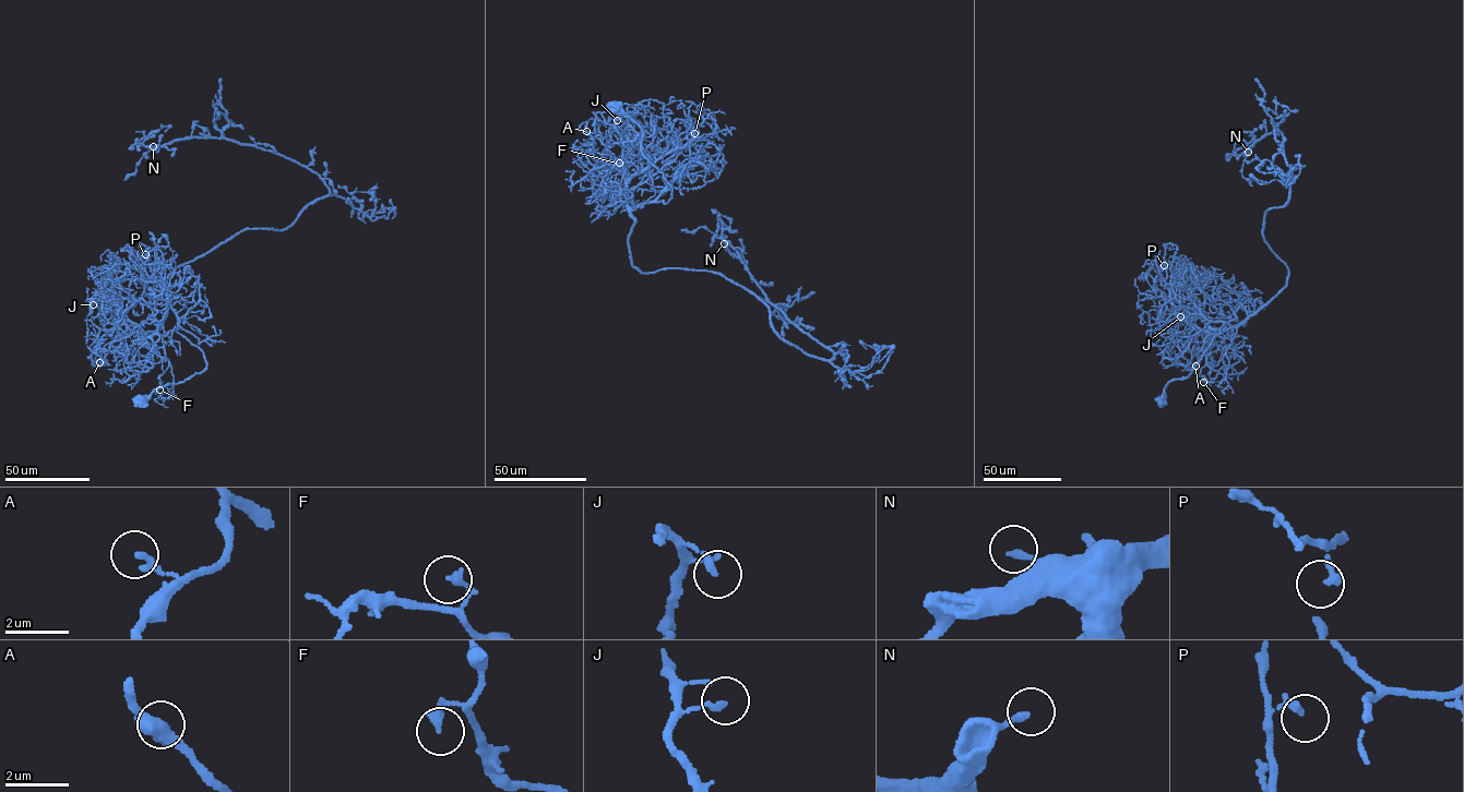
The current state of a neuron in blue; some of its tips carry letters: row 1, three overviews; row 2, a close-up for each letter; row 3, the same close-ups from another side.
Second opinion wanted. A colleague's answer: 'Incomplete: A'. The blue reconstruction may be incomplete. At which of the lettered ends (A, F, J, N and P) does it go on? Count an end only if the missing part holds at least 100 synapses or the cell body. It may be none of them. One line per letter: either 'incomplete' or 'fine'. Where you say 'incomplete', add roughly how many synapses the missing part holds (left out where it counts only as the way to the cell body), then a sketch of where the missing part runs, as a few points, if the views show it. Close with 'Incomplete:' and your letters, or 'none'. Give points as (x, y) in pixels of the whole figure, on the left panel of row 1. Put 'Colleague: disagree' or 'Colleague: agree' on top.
Colleague: disagree
A: fine
F: fine
J: fine
N: fine
P: fine
Incomplete: none

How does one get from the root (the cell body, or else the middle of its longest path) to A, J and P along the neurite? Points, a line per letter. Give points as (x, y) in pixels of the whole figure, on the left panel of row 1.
A: (141, 400), (203, 370), (203, 352), (173, 331), (143, 333), (123, 324), (102, 337), (105, 355), (99, 362)
J: (141, 400), (203, 370), (203, 352), (173, 331), (131, 330), (105, 295), (93, 304)
P: (141, 400), (206, 366), (203, 352), (176, 332), (144, 335), (155, 335), (167, 302), (144, 270), (145, 254)

